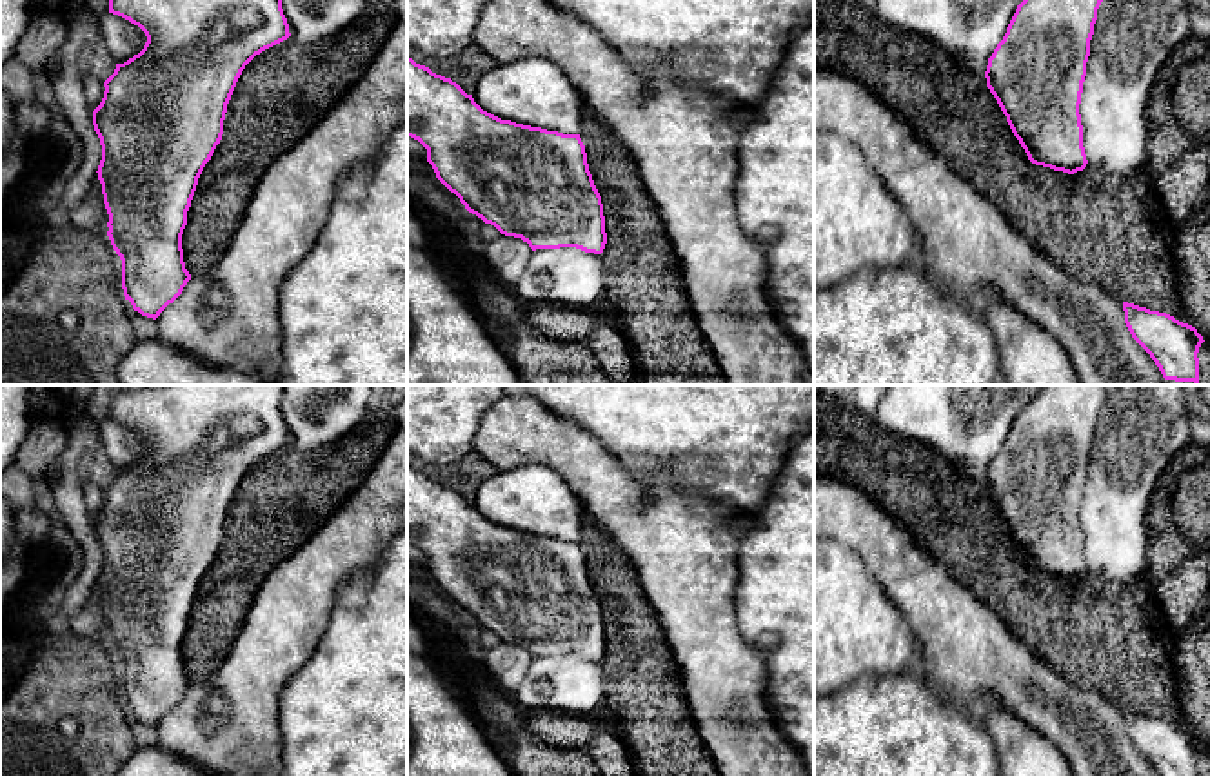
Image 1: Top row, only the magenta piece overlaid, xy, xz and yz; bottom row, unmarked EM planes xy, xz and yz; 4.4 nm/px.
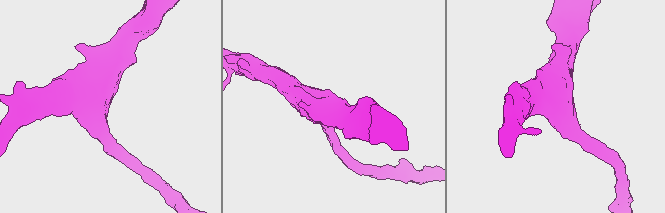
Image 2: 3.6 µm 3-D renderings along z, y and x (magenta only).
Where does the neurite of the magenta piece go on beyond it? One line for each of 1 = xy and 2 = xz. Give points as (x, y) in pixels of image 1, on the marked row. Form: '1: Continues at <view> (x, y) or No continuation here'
1: No continuation here
2: No continuation here

